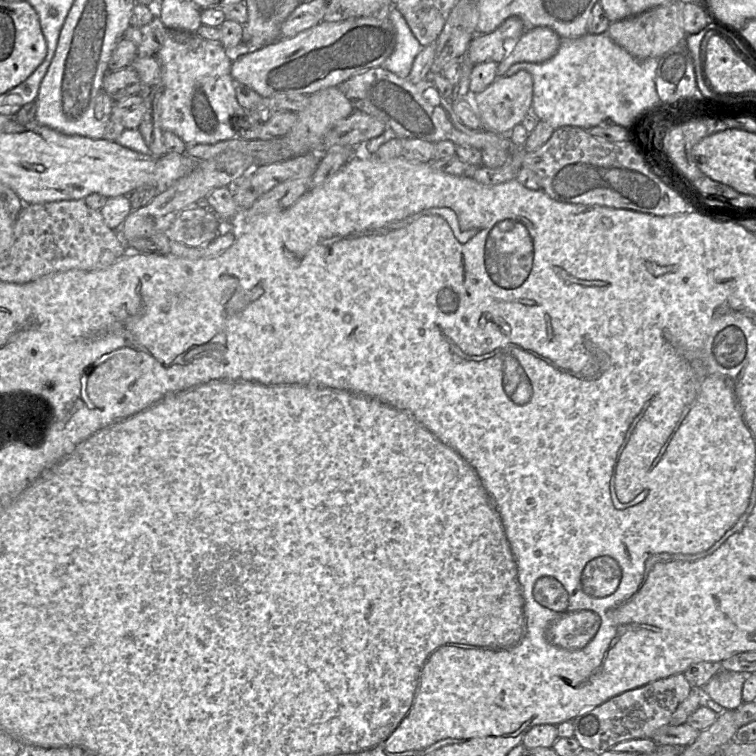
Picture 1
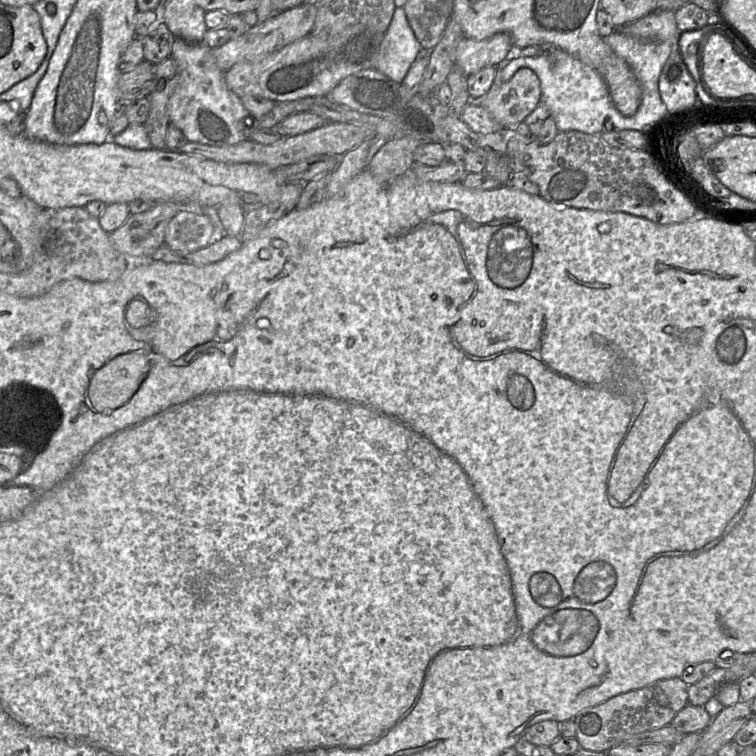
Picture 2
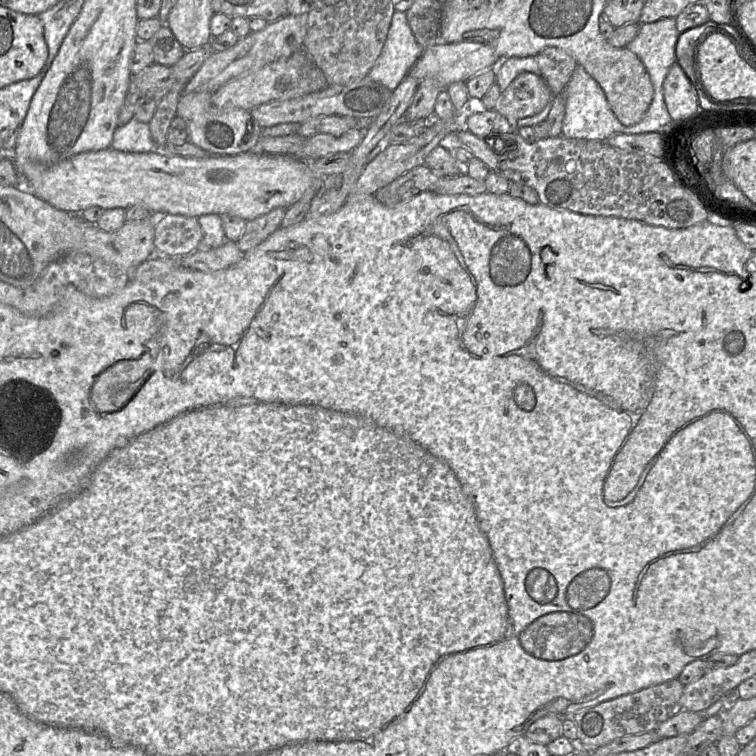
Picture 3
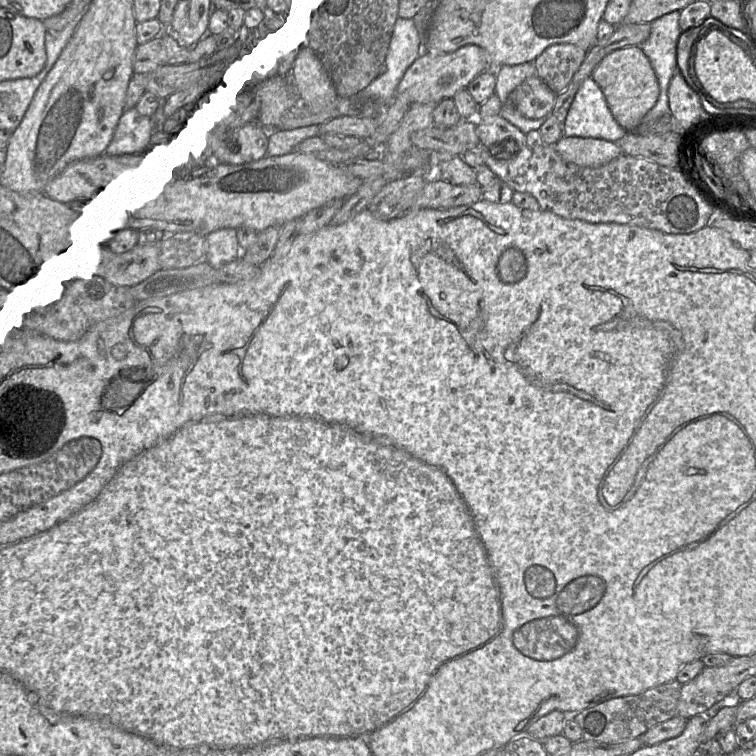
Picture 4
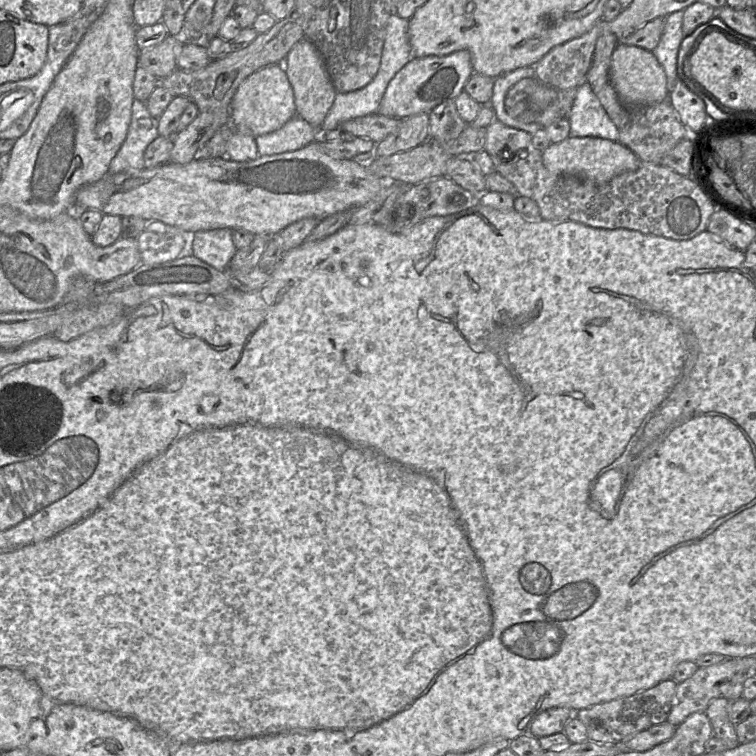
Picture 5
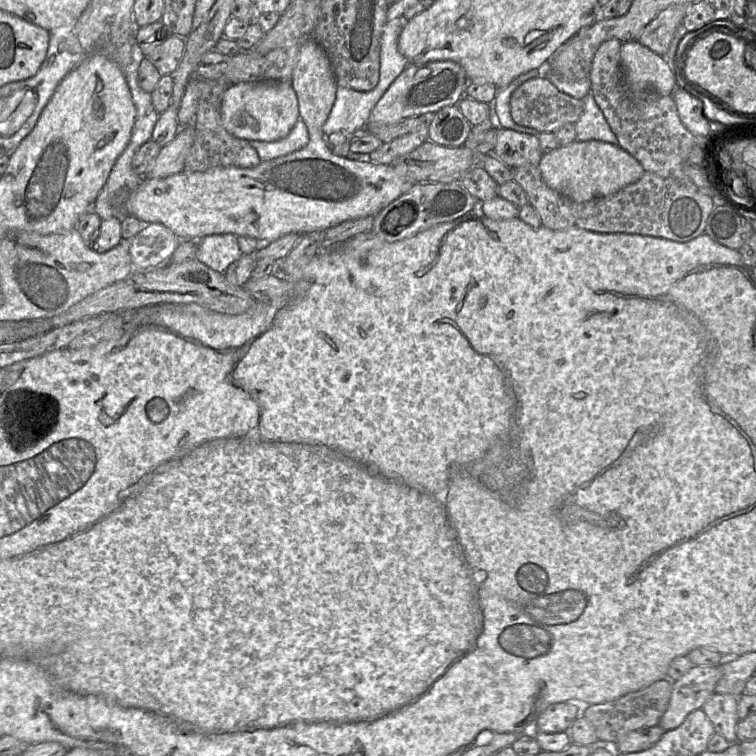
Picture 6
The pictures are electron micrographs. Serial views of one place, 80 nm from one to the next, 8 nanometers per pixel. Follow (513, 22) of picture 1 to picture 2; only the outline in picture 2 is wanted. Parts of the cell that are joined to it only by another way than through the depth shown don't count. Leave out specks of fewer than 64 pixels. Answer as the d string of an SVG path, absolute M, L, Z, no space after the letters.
M505 32L483 40L464 37L456 48L455 68L470 76L485 67L496 67L513 48L512 39Z

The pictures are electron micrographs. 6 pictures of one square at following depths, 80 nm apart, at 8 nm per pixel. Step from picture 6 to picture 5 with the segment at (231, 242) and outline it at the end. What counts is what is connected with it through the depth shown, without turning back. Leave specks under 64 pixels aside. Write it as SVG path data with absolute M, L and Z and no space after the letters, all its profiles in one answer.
M229 228L197 231L189 243L190 253L219 271L228 267L236 251Z

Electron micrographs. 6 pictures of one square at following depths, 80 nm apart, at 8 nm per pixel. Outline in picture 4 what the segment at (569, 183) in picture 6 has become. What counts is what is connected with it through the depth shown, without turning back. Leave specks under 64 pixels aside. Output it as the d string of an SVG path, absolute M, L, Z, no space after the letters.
M561 137L556 151L567 162L584 167L599 167L622 155L615 142L598 138Z

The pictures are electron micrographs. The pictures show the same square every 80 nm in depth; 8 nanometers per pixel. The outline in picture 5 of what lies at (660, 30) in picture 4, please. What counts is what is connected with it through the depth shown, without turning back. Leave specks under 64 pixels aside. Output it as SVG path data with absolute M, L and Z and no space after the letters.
M676 11L665 17L665 26L660 41L651 51L665 71L669 94L678 79L678 51L684 37L683 16L684 11Z

